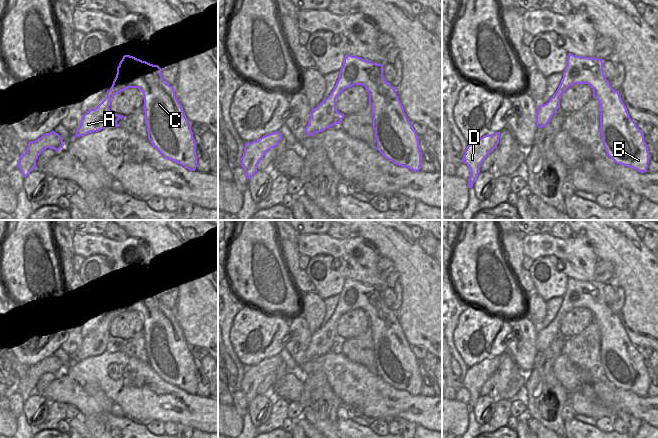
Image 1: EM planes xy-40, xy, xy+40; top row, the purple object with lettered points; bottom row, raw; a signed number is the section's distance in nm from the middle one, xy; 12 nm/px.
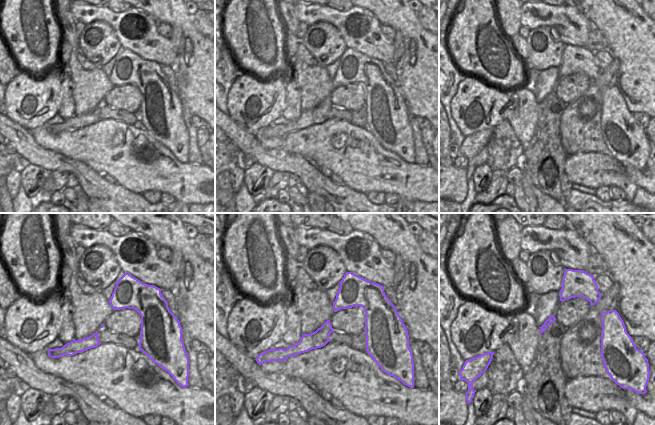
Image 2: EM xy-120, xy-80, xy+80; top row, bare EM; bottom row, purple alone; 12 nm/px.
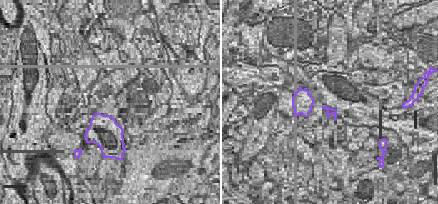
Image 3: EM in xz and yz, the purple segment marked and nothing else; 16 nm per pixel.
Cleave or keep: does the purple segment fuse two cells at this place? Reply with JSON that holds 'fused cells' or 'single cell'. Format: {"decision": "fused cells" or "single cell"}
{"decision": "single cell"}

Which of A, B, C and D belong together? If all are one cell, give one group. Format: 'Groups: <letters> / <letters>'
Groups: A B C D.

